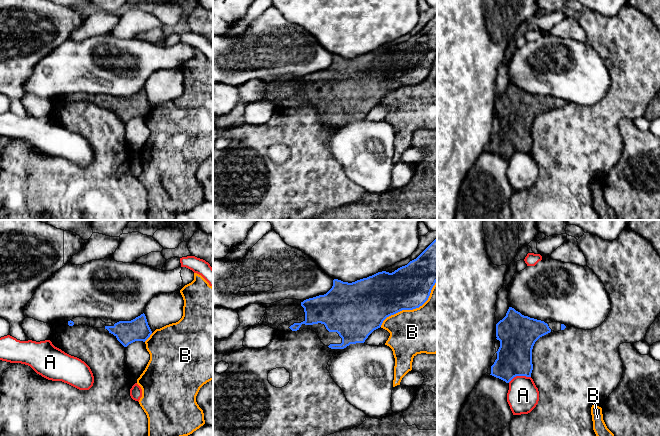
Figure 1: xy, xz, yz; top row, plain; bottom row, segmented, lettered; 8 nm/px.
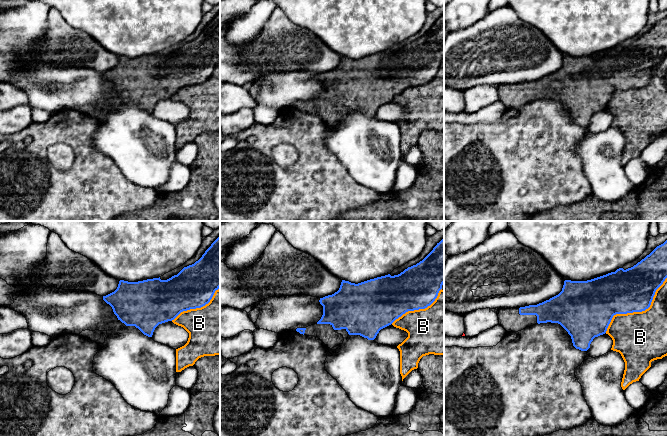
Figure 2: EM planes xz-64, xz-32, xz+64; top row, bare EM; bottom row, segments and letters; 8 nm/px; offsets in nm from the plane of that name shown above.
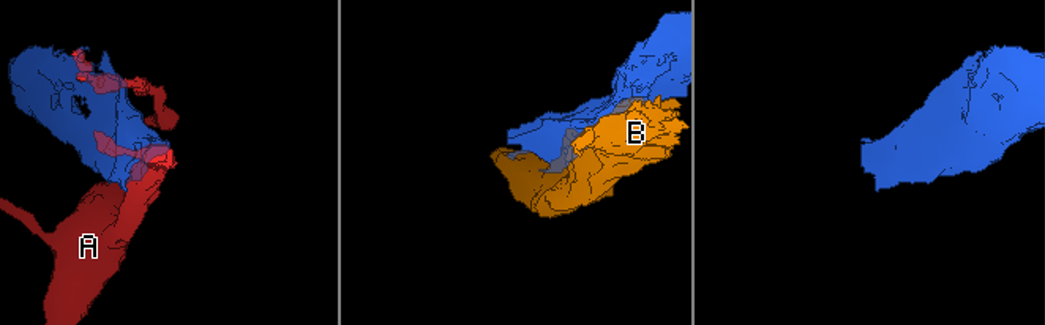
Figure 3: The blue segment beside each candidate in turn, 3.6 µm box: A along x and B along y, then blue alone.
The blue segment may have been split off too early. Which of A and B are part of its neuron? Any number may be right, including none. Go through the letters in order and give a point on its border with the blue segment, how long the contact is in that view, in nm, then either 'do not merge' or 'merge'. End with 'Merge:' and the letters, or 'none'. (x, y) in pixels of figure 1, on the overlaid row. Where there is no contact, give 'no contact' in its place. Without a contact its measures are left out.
A: yz (519, 375) | 190 nm | do not merge
B: xz (411, 309) | 550 nm | do not merge
Merge: none

